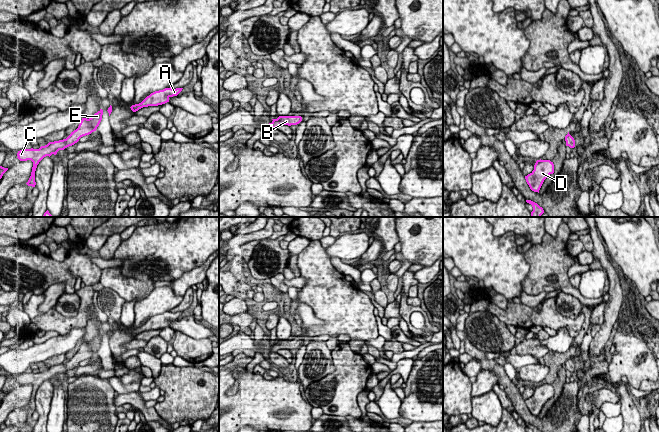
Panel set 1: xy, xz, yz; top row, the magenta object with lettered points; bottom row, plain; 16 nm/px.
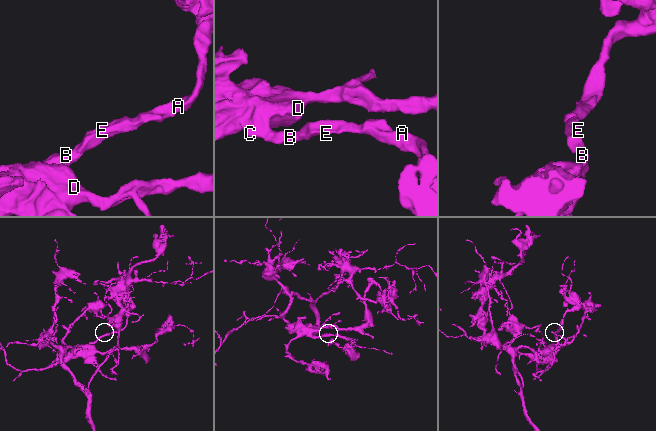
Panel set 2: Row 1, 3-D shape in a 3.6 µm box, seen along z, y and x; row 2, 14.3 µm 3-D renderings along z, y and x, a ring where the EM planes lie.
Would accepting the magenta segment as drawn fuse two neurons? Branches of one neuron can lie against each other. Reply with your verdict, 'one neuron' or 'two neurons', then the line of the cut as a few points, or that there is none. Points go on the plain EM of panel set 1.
one neuron | no cut

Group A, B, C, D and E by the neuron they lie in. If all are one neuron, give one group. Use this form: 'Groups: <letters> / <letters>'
Groups: A B C D E

